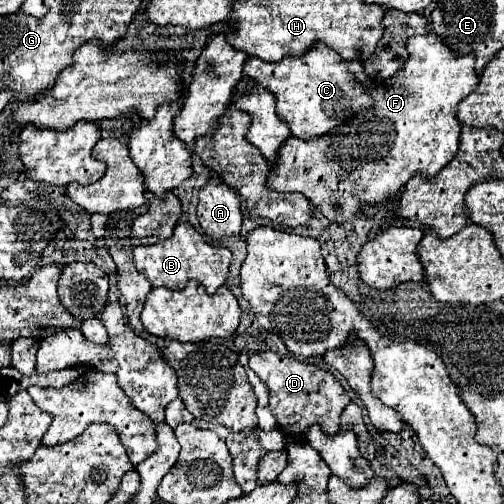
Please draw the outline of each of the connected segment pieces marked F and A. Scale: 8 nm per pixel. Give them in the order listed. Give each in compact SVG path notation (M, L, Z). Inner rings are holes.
M433 32L411 36L407 50L409 60L403 70L373 86L375 104L371 108L323 138L311 142L287 138L275 166L271 166L269 188L301 192L329 220L347 222L361 212L361 202L379 204L393 196L415 172L435 176L449 164L457 154L461 132L457 106L479 84L473 70L475 58L451 54Z
M219 176L211 178L199 190L197 218L205 234L211 238L221 238L241 232L241 202L235 188L225 184Z

